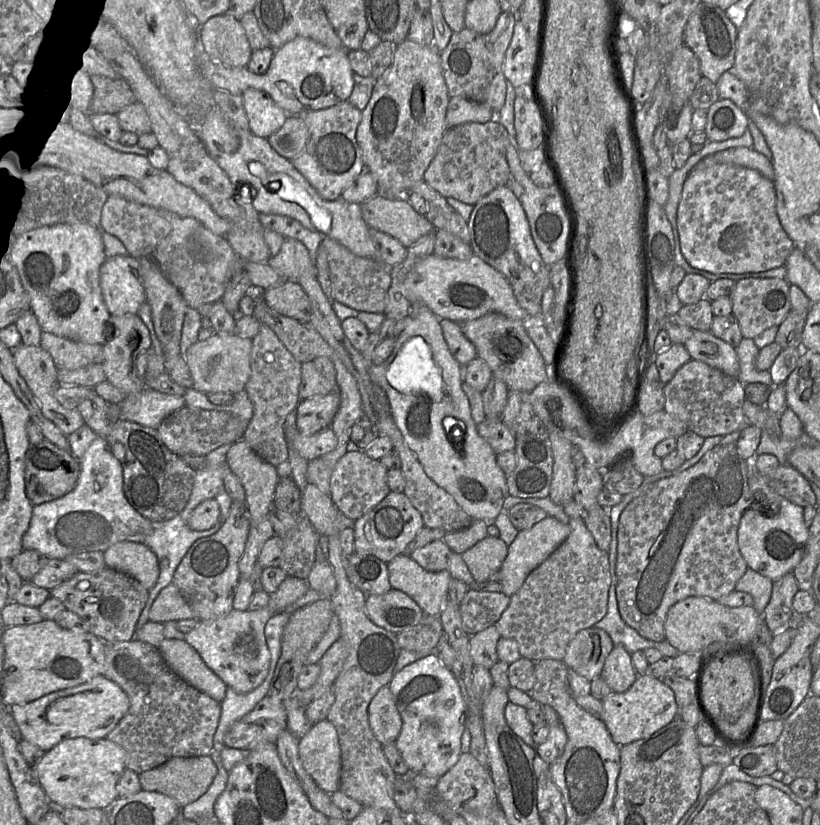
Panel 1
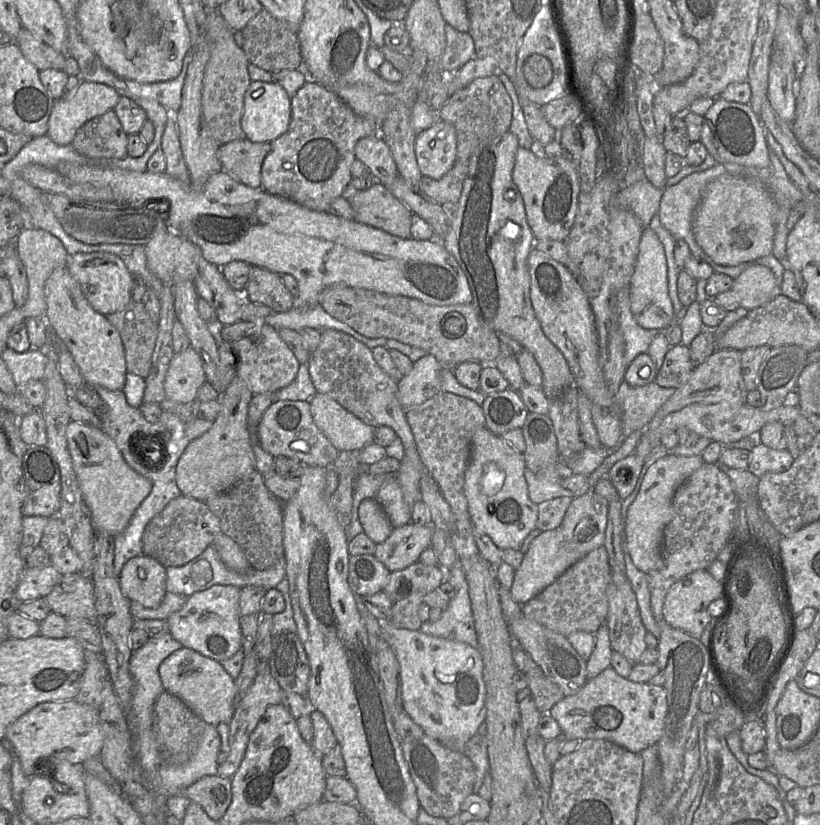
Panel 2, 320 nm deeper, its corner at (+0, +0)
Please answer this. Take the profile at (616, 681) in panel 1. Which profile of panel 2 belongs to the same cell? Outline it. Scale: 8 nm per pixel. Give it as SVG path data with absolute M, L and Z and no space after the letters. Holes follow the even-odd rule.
M612 574L607 589L608 626L611 648L635 665L647 645L647 630L642 622L635 592L626 575Z

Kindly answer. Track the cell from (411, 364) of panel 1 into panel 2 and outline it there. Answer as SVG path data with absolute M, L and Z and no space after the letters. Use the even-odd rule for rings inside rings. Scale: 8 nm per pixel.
M485 426L477 429L472 436L470 459L473 461L465 476L464 492L475 529L487 534L502 550L520 550L525 538L536 528L538 519L538 505L529 498L523 453L511 449L501 435L494 434Z

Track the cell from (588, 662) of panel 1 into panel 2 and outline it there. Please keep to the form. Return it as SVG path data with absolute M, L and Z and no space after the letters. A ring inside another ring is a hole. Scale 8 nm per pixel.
M608 667L588 680L576 694L566 696L548 711L567 739L604 739L631 752L640 753L661 738L668 711L664 686L637 683Z

